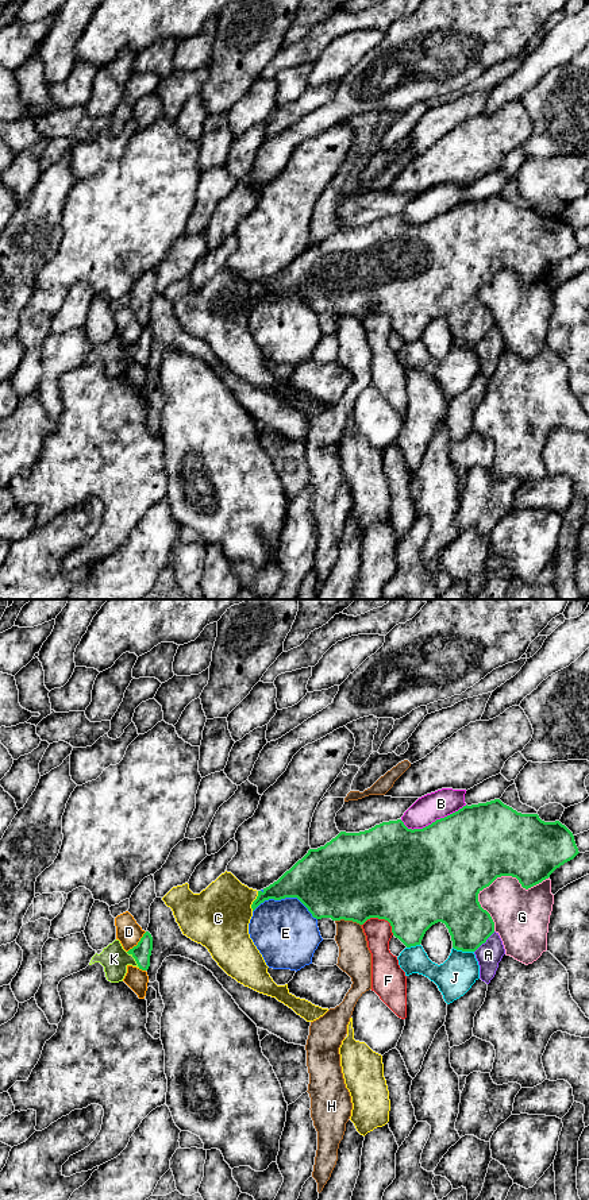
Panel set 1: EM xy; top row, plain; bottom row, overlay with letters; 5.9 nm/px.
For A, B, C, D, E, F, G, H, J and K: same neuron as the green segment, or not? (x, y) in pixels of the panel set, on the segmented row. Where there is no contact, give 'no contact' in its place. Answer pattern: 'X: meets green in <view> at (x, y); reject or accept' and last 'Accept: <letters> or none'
A: meets green in xy at (484, 942); reject
B: meets green in xy at (432, 822); reject
C: meets green in xy at (254, 901); reject
D: meets green in xy at (138, 942); reject
E: meets green in xy at (285, 896); reject
F: meets green in xy at (381, 918); reject
G: meets green in xy at (496, 878); reject
H: meets green in xy at (349, 919); reject
J: meets green in xy at (464, 950); reject
K: meets green in xy at (134, 957); accept
Accept: K

